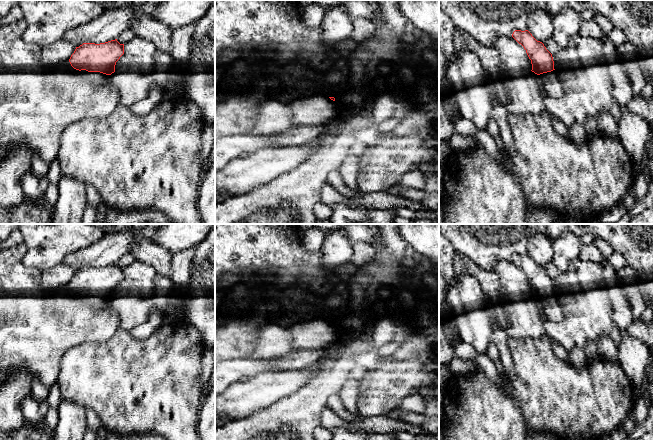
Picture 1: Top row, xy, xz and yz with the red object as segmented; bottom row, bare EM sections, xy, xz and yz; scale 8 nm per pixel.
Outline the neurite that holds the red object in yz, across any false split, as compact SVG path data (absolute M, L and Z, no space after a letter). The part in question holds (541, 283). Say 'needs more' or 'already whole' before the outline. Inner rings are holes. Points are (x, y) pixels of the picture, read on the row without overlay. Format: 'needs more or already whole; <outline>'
needs more; M515 254L512 261L526 274L532 288L531 295L541 301L546 318L552 322L562 321L564 315L558 297L554 293L552 278L544 268L537 265L528 254Z

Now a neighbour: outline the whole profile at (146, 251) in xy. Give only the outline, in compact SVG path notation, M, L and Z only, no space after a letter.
M141 239L137 245L132 247L130 254L136 260L153 266L156 274L170 277L173 254L151 240Z

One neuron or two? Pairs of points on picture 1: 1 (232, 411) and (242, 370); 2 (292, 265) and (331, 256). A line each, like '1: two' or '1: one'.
1: two
2: two

